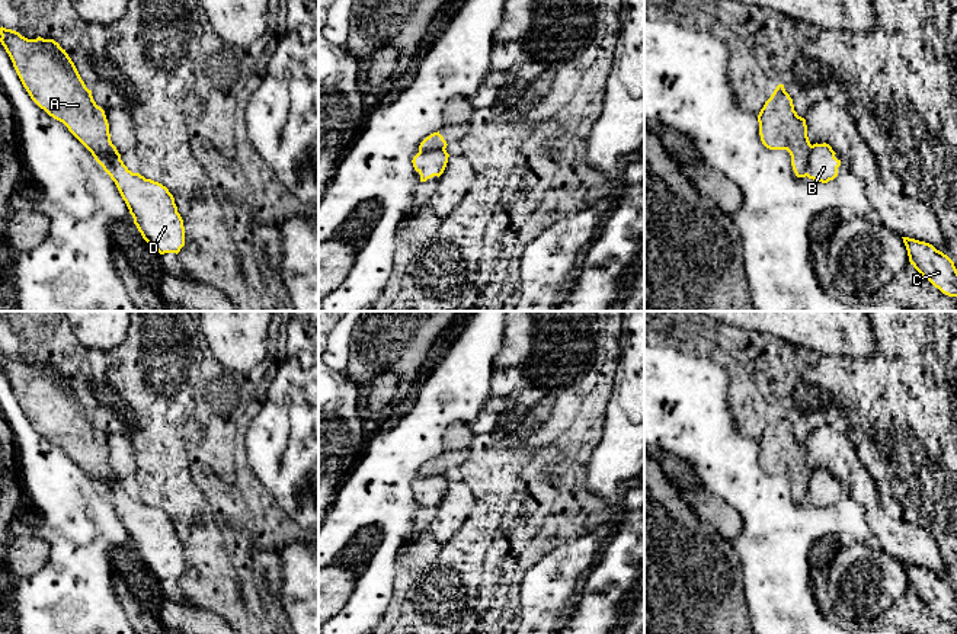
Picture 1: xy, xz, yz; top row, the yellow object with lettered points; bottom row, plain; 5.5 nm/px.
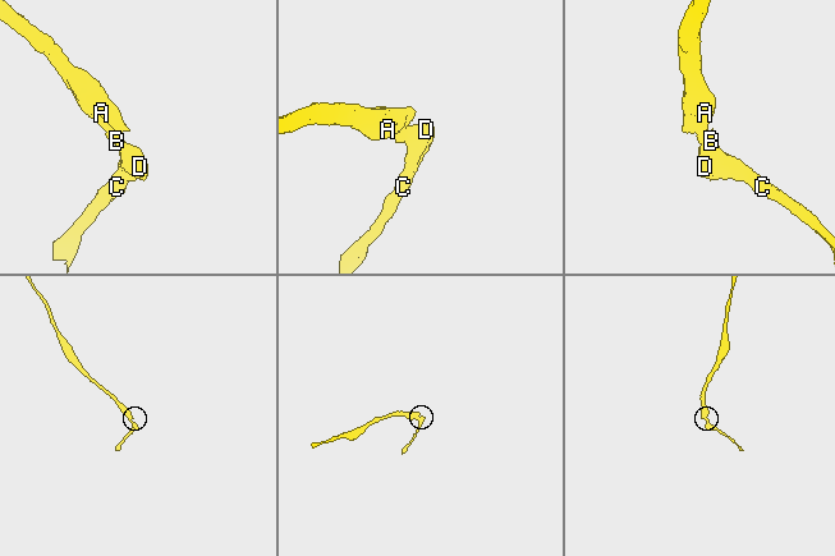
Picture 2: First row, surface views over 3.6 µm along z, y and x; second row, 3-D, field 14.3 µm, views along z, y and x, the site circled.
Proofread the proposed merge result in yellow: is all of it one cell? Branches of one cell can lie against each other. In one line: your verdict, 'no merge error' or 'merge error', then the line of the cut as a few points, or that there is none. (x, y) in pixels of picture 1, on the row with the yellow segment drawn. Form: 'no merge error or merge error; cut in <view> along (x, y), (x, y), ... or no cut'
merge error; cut in yz along (813, 146), (806, 175)

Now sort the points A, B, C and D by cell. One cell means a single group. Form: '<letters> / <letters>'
A / B C D

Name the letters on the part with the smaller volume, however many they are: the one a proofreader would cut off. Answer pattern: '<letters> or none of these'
B, C, D

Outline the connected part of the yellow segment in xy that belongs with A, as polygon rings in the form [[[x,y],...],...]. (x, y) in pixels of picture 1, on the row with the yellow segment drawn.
[[[0,28],[0,42],[9,54],[13,67],[31,99],[49,116],[63,122],[68,131],[92,153],[99,164],[111,154],[119,154],[111,141],[105,111],[96,105],[81,80],[74,63],[54,39],[28,39],[19,32]]]

